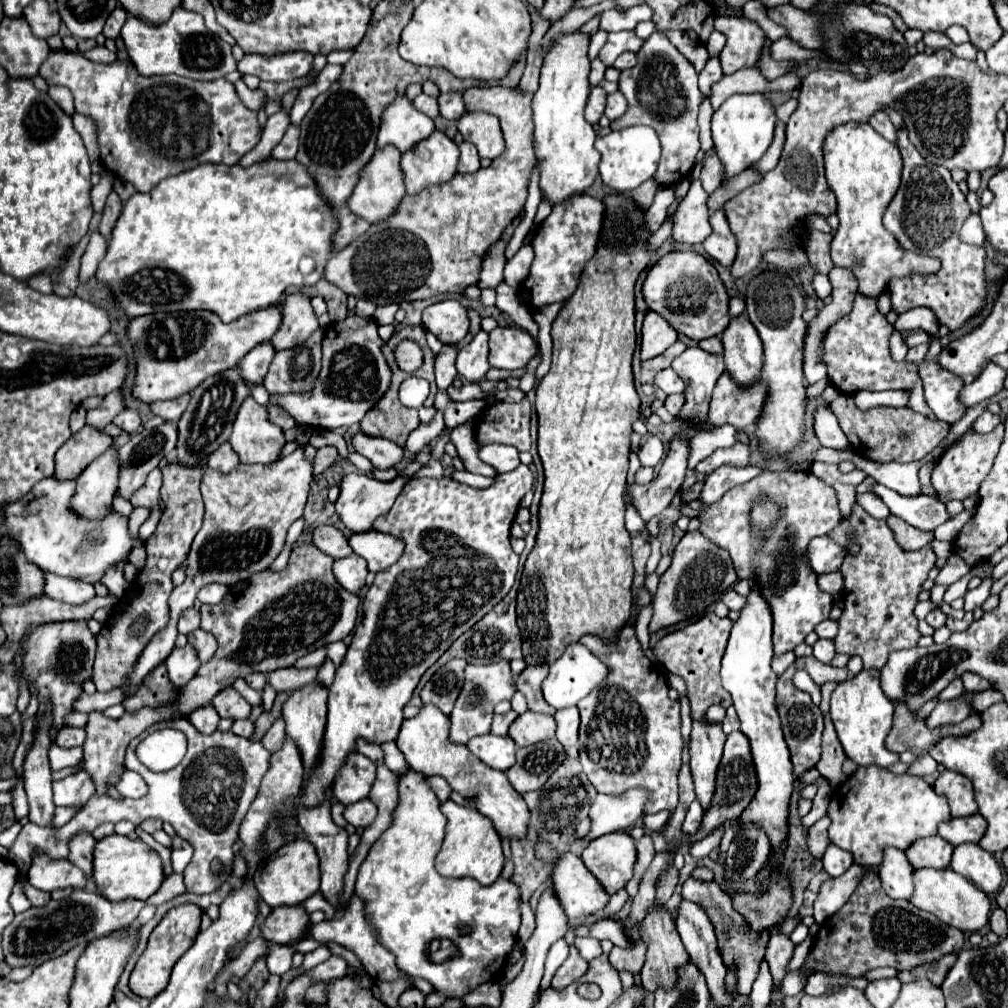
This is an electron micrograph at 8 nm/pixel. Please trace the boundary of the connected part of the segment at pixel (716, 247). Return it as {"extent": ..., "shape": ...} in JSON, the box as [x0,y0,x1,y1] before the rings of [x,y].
{"extent":[703,210,737,266],"shape":[[[715,210],[711,216],[709,216],[709,222],[713,226],[713,232],[711,236],[703,242],[703,248],[705,252],[715,258],[719,264],[723,266],[731,266],[735,256],[737,256],[737,242],[733,240],[733,234],[729,230],[729,222],[725,218],[725,212],[723,210]]]}

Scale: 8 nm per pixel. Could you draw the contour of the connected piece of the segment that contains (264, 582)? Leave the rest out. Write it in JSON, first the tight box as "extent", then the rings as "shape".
{"extent":[185,542,359,708],"shape":[[[303,542],[291,550],[289,562],[281,572],[263,570],[252,574],[243,582],[228,587],[225,598],[215,606],[201,606],[201,628],[207,628],[215,634],[219,648],[209,662],[201,666],[197,678],[185,684],[185,706],[201,708],[201,702],[211,702],[211,698],[229,688],[237,678],[253,674],[253,672],[273,672],[279,668],[293,666],[293,662],[309,652],[325,648],[331,642],[343,640],[355,626],[359,614],[359,596],[347,592],[333,576],[331,562],[327,554],[317,550],[313,544]]]}

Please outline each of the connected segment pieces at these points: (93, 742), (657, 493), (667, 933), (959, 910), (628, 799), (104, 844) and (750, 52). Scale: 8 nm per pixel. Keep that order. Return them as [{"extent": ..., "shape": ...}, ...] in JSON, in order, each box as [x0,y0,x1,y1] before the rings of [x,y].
[{"extent":[83,710,171,796],"shape":[[[97,710],[89,712],[89,720],[85,724],[87,738],[83,744],[83,750],[85,750],[83,760],[85,760],[85,770],[91,774],[91,780],[97,788],[99,796],[103,796],[109,786],[115,786],[119,782],[121,774],[125,772],[123,758],[125,758],[127,744],[135,736],[139,736],[145,728],[149,728],[151,724],[161,722],[161,720],[171,720],[171,718],[165,718],[165,714],[157,714],[157,710],[139,710],[137,714],[125,714],[119,720],[111,720],[103,712],[97,712]]]},{"extent":[625,438,689,522],"shape":[[[675,438],[671,442],[671,450],[669,450],[667,458],[663,460],[663,466],[653,482],[649,482],[647,486],[627,484],[625,496],[629,498],[629,502],[635,506],[635,510],[639,512],[639,516],[645,522],[649,522],[653,516],[661,514],[673,500],[675,492],[679,490],[679,486],[683,482],[685,470],[687,470],[687,456],[689,456],[687,440]]]},{"extent":[639,908,689,992],"shape":[[[651,908],[639,930],[647,944],[641,982],[649,992],[653,992],[661,982],[669,982],[669,978],[673,978],[673,966],[681,966],[689,954],[685,954],[685,946],[681,946],[681,938],[677,938],[677,930],[673,926],[673,918],[665,908]]]},{"extent":[911,870,991,932],"shape":[[[915,870],[915,894],[911,902],[917,908],[935,914],[941,922],[959,928],[961,932],[977,932],[989,924],[991,900],[985,892],[977,890],[953,870]]]},{"extent":[571,790,645,854],"shape":[[[629,790],[623,796],[605,796],[597,794],[597,798],[591,804],[591,832],[587,838],[577,840],[571,844],[573,854],[581,854],[583,848],[597,836],[617,832],[617,830],[627,830],[631,828],[641,816],[643,816],[643,806],[645,806],[645,790]]]},{"extent":[93,834,165,900],"shape":[[[111,834],[95,844],[93,856],[95,856],[93,860],[95,886],[109,900],[125,900],[125,898],[147,900],[151,894],[159,890],[161,882],[165,880],[159,854],[141,840]]]},{"extent":[714,16,765,74],"shape":[[[744,16],[716,17],[714,28],[727,36],[727,44],[719,54],[723,74],[733,74],[741,68],[751,68],[757,64],[765,34],[753,20],[747,20]]]}]

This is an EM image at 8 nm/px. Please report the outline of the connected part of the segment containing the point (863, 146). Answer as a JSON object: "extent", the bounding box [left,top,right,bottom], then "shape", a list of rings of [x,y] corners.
{"extent":[825,124,941,300],"shape":[[[843,124],[825,140],[825,172],[831,190],[837,196],[839,228],[831,242],[831,260],[835,266],[853,270],[859,292],[877,300],[891,278],[911,274],[935,274],[941,262],[931,256],[901,250],[895,236],[883,226],[883,212],[891,204],[901,184],[903,160],[899,148],[877,134],[869,124]]]}

